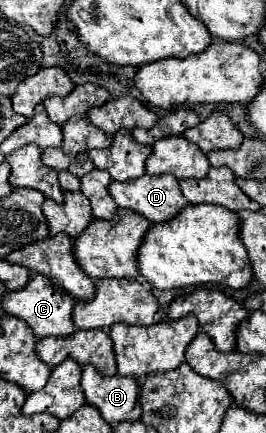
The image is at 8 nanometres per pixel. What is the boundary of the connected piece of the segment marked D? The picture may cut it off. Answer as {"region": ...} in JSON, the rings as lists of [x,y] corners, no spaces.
{"region":[[[143,175],[131,181],[113,181],[109,185],[109,193],[115,203],[123,209],[131,209],[151,223],[167,221],[175,217],[179,209],[187,205],[187,199],[181,195],[179,181],[165,175]]]}

